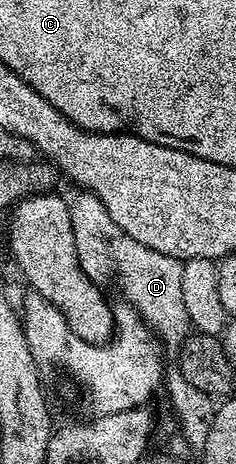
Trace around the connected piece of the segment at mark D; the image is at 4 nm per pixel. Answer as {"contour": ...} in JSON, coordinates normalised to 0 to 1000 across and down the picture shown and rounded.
{"contour":[[[343,416],[326,431],[305,431],[292,457],[326,522],[326,552],[356,584],[381,597],[411,597],[424,584],[445,593],[483,584],[530,625],[525,642],[559,653],[623,703],[661,716],[678,737],[699,744],[763,741],[809,713],[792,657],[775,657],[771,560],[708,554],[623,528],[589,528],[589,519],[534,506],[504,485],[487,485],[487,476],[470,476],[419,425]]]}

